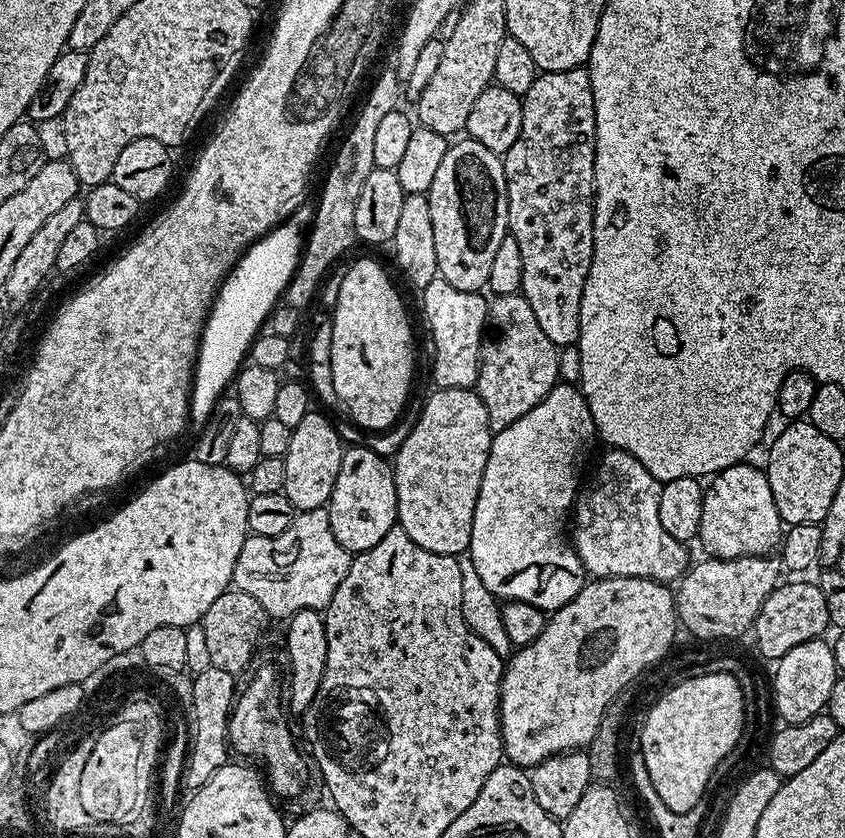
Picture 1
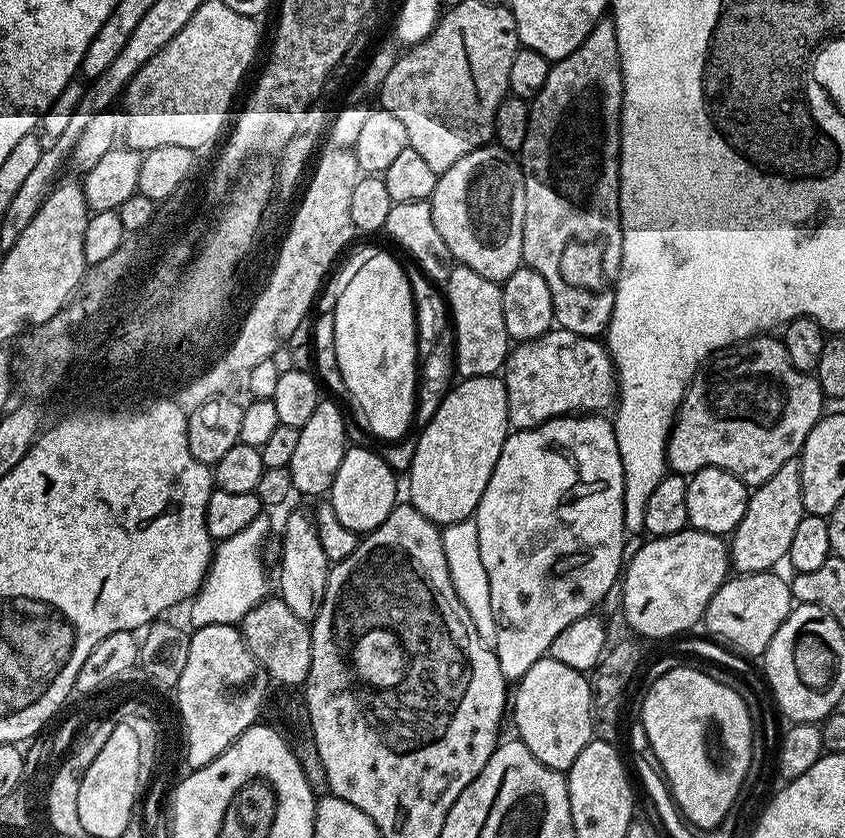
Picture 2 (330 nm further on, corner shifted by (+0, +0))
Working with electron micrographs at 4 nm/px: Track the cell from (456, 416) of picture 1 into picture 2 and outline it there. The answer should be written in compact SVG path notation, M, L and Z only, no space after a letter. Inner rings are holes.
M499 375L461 379L419 433L420 441L408 468L407 499L412 507L437 526L473 519L509 431L508 395L503 379Z

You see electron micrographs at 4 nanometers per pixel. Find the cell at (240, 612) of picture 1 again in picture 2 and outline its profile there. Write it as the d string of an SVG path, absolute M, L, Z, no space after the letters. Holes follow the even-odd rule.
M272 594L250 609L238 627L250 654L254 654L254 658L263 666L269 681L303 685L308 677L312 657L312 630L309 621L298 618L298 614L294 614L294 610L290 610L290 606L286 606L279 595Z

